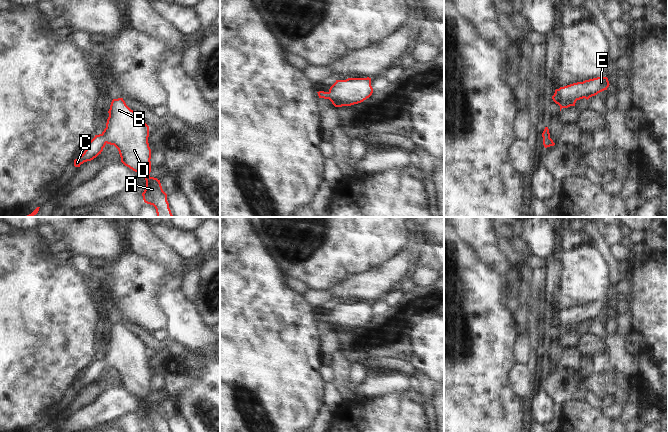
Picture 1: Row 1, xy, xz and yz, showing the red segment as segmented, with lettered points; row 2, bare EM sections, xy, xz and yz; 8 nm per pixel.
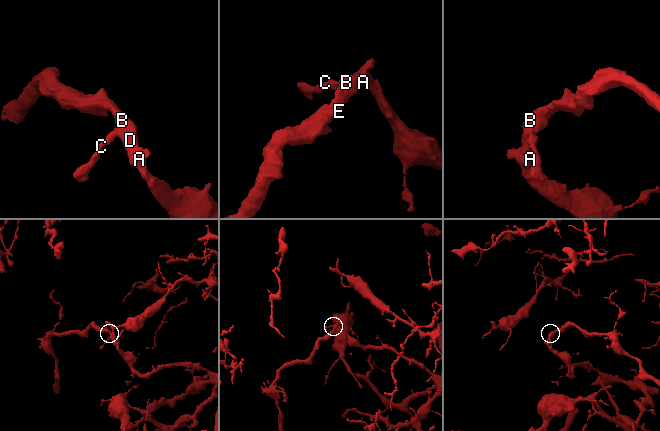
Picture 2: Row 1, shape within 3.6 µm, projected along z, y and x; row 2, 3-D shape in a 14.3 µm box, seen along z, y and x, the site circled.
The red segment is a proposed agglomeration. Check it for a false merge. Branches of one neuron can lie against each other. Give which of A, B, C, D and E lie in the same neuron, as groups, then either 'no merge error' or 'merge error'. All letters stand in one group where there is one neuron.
A B C D E; no merge error

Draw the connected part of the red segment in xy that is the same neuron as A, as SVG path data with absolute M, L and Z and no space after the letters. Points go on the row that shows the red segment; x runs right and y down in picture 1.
M123 98L113 99L108 113L106 128L88 143L84 153L74 160L74 166L80 167L84 162L96 158L106 144L114 145L119 151L121 162L145 178L146 188L142 193L144 202L155 207L157 217L173 217L160 180L149 175L149 126L126 105Z

